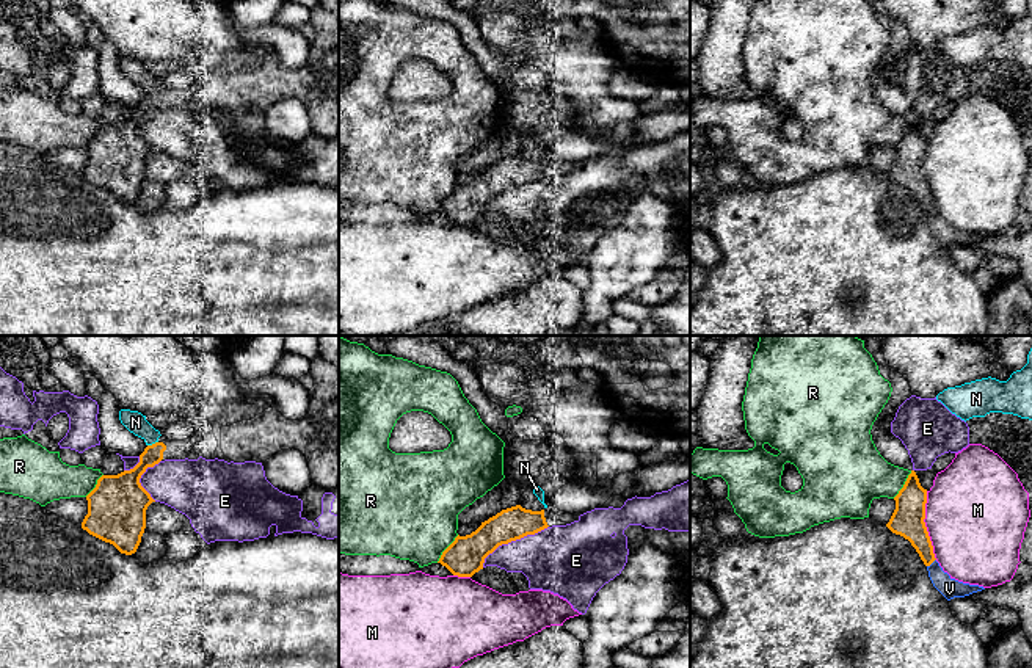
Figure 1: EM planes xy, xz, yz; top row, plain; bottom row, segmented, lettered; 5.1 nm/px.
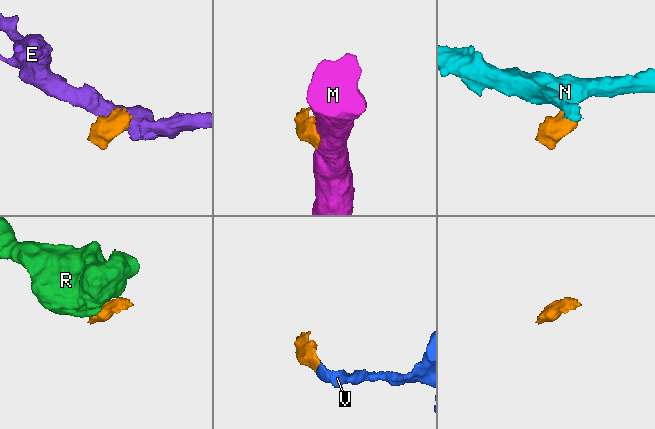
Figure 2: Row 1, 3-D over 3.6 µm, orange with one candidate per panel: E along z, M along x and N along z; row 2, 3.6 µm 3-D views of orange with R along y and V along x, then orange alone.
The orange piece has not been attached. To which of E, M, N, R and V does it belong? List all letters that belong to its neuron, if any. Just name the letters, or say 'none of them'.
V

